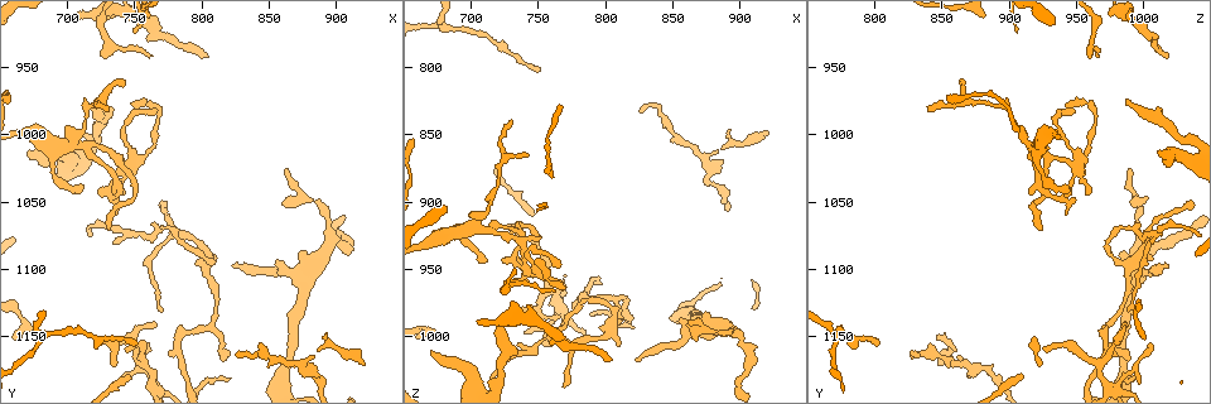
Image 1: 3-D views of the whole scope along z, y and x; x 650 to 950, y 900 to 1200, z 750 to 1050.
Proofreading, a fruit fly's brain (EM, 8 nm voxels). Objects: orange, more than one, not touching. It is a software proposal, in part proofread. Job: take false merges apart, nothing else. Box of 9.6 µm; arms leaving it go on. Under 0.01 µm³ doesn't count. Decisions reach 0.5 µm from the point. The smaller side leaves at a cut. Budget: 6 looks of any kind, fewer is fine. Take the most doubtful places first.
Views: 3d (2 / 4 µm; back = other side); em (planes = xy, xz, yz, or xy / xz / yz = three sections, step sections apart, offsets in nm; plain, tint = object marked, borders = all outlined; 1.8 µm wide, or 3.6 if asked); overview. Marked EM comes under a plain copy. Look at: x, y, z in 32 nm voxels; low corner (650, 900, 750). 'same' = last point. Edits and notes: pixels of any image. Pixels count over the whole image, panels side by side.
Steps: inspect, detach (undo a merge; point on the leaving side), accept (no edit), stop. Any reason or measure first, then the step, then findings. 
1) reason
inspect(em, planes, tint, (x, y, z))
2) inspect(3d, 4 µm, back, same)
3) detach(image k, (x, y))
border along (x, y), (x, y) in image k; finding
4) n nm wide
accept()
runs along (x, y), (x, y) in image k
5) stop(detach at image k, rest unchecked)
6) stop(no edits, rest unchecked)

thin neck
inspect(3d, 2 µm, back, (876, 1048, 994))

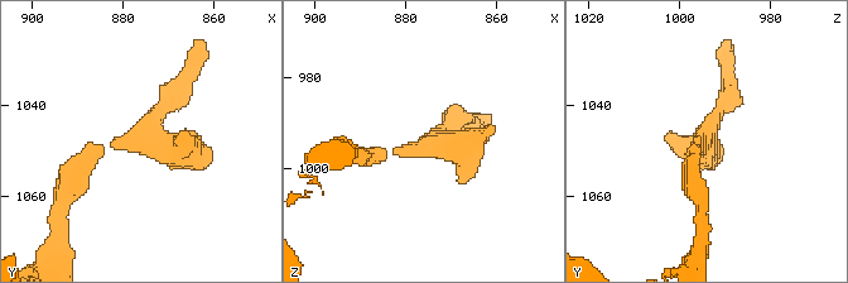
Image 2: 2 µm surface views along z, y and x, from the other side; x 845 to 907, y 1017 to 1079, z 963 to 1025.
inspect(em, planes, borders, (875, 1047, 995))

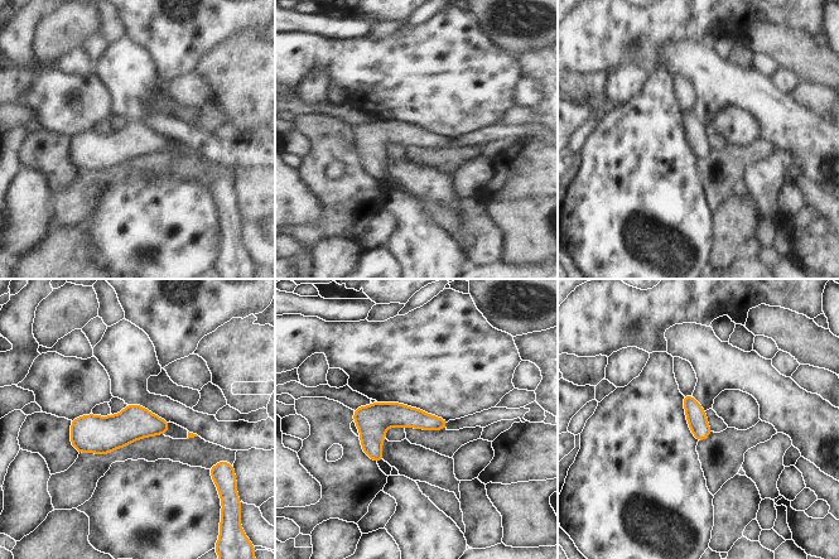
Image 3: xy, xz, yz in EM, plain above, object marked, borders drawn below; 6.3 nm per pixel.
accept()
runs along (356, 413), (413, 417), (444, 423) in image 3; all the same cell

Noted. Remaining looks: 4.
sudden change in width
inspect(em, planes, tint, (704, 1010, 918))

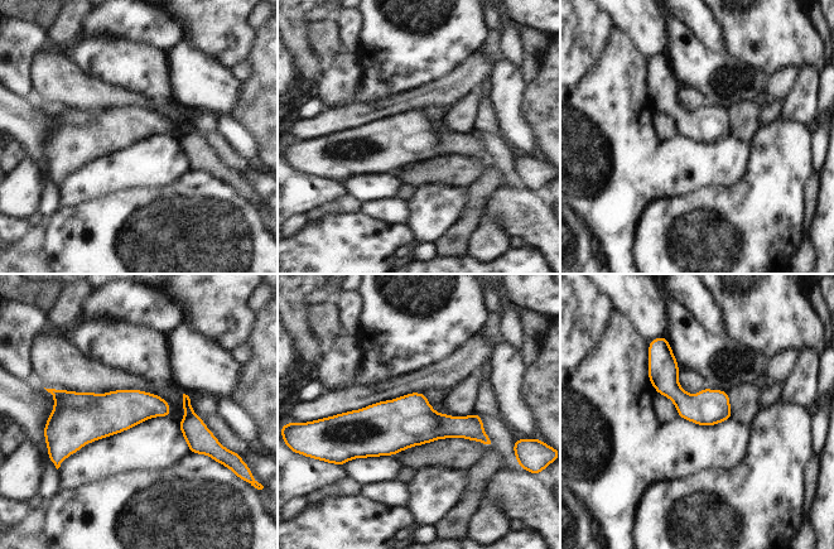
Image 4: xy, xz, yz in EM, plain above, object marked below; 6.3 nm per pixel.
220 nm wide
accept()
runs along (343, 422), (469, 427), (486, 441) in image 4; all the same cell

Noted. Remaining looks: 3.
sharp bend
inspect(em, planes, tint, (778, 1076, 1006))

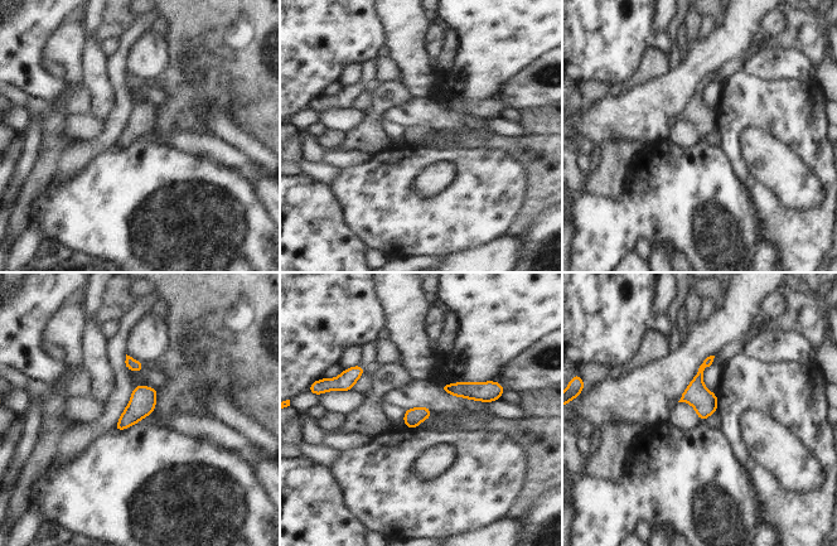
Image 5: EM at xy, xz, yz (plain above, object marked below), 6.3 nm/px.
120 nm wide
accept()
continuous, no second cell

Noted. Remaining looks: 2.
stop(no edits, rest unchecked)

